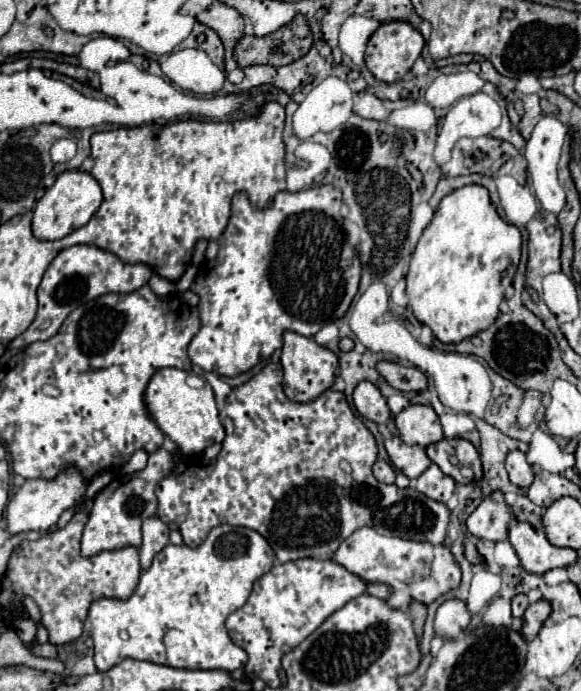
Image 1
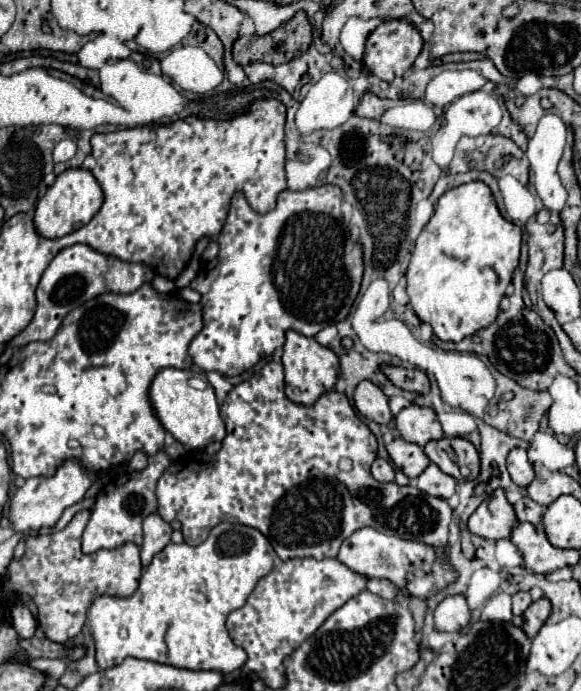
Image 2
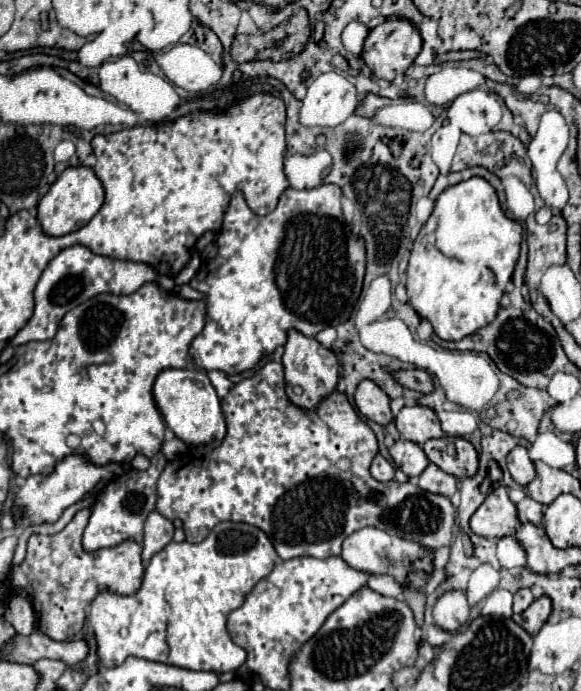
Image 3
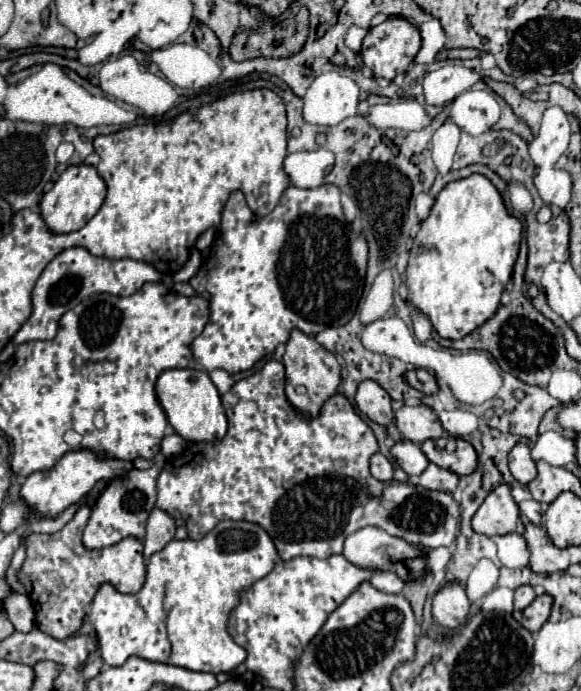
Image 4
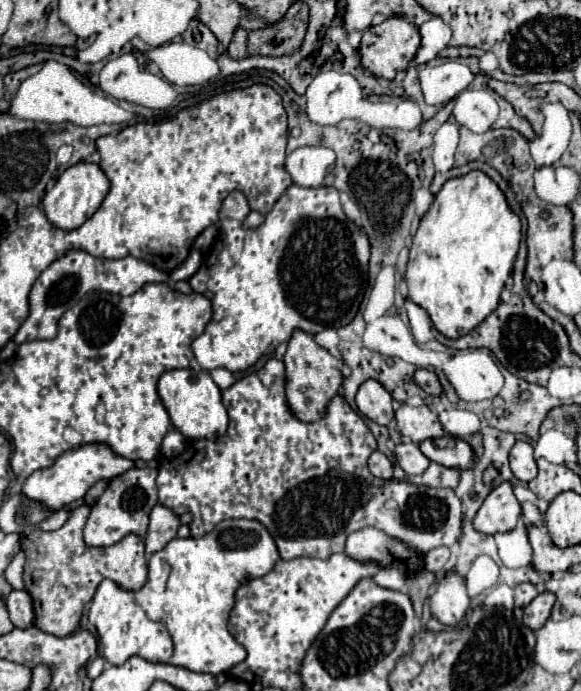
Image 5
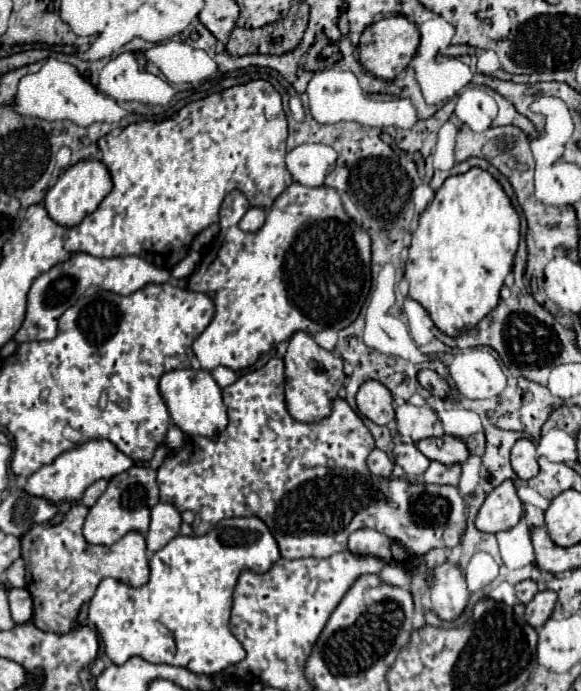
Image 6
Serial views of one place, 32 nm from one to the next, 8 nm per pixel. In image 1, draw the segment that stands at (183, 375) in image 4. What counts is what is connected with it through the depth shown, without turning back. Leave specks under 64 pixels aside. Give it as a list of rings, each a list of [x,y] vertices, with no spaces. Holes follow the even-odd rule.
[[[164,368],[158,370],[144,392],[144,404],[148,410],[148,416],[156,422],[160,430],[164,430],[170,440],[178,446],[182,454],[198,454],[204,452],[208,446],[224,440],[224,428],[218,418],[218,408],[214,400],[214,392],[206,382],[204,388],[191,387],[186,379],[192,372],[184,372],[178,368]],[[204,404],[204,406],[196,406]]]

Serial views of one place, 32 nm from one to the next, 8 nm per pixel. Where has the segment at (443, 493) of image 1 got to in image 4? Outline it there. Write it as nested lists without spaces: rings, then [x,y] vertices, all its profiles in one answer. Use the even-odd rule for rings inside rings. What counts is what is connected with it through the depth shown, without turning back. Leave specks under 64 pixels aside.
[[[430,464],[420,474],[420,486],[426,490],[442,490],[442,492],[454,492],[458,486],[458,476],[452,476],[452,472],[444,472],[440,466]]]

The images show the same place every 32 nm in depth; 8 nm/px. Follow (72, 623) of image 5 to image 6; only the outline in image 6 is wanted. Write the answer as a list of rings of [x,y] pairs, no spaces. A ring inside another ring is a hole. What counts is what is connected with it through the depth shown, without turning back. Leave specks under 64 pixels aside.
[[[72,506],[60,526],[34,526],[24,536],[24,560],[26,560],[26,590],[34,600],[34,624],[44,632],[68,634],[82,604],[90,602],[98,584],[104,578],[114,578],[132,588],[140,588],[148,582],[148,556],[146,540],[138,532],[128,532],[112,546],[86,544],[82,526],[86,520],[86,506]]]

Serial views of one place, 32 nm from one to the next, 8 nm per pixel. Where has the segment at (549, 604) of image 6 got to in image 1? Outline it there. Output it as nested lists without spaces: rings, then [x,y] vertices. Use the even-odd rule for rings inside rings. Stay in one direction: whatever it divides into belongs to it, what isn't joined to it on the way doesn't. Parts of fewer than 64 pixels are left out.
[[[538,600],[536,604],[526,608],[526,612],[522,616],[522,630],[520,630],[520,634],[524,636],[526,642],[532,642],[536,638],[538,630],[542,628],[544,620],[548,618],[548,614],[550,614],[550,608],[548,608],[546,600]]]

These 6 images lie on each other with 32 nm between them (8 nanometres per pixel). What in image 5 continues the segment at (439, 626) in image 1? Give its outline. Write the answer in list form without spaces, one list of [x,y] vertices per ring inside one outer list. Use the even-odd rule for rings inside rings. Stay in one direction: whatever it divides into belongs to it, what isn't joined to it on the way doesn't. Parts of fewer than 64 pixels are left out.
[[[446,572],[446,576],[438,582],[436,592],[430,596],[430,608],[432,616],[436,616],[446,626],[456,626],[462,622],[470,608],[464,580],[454,572]]]

